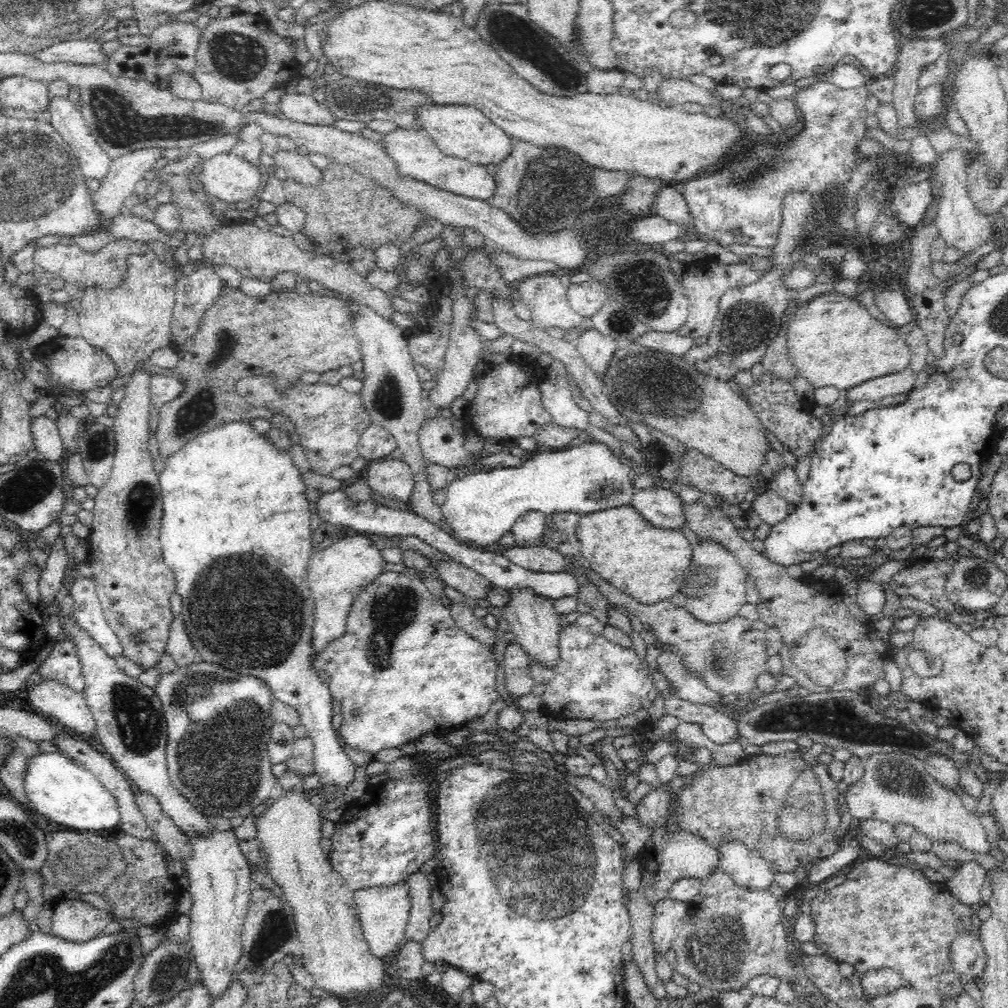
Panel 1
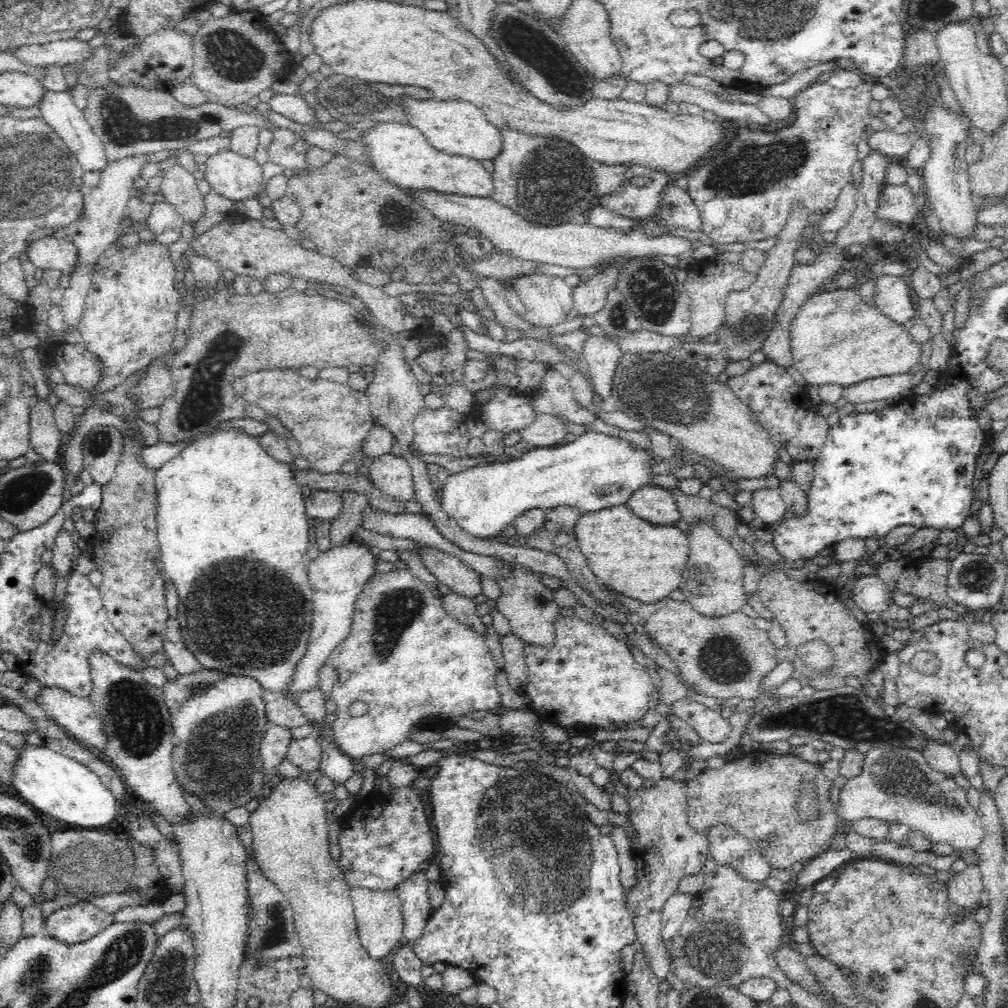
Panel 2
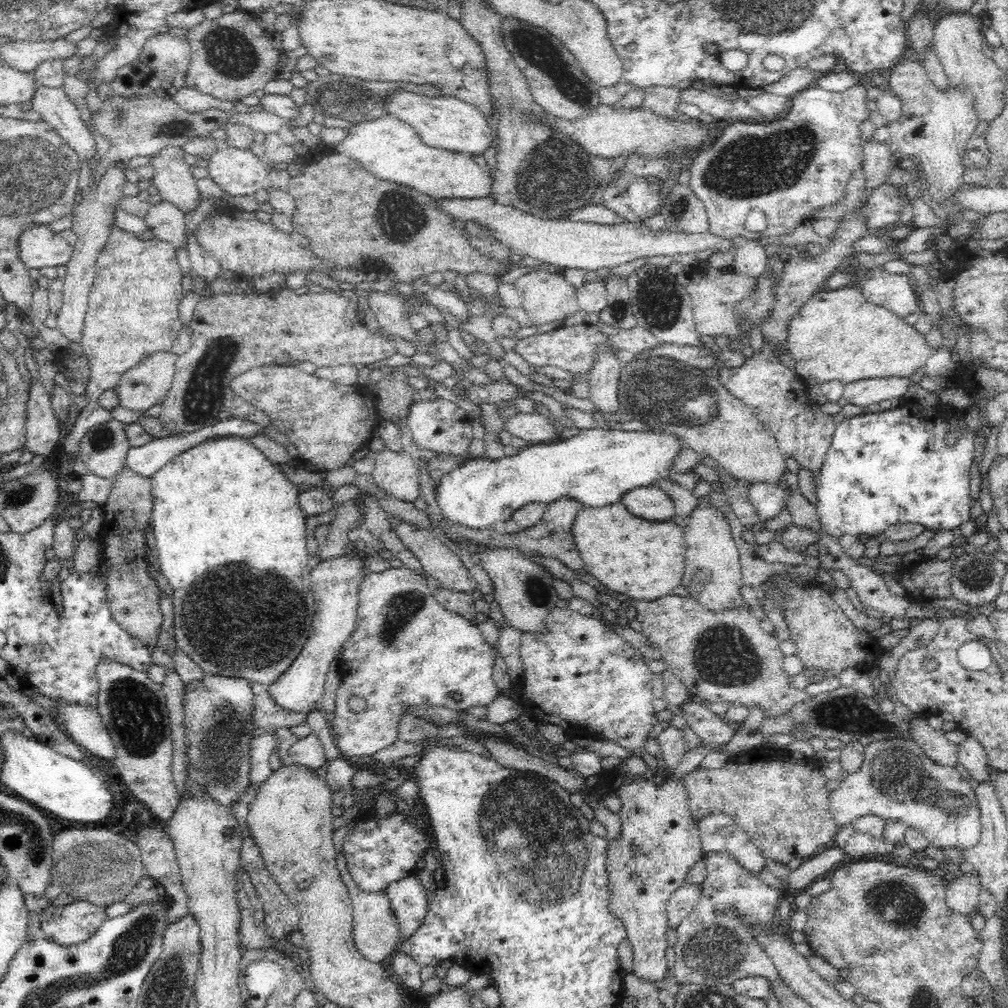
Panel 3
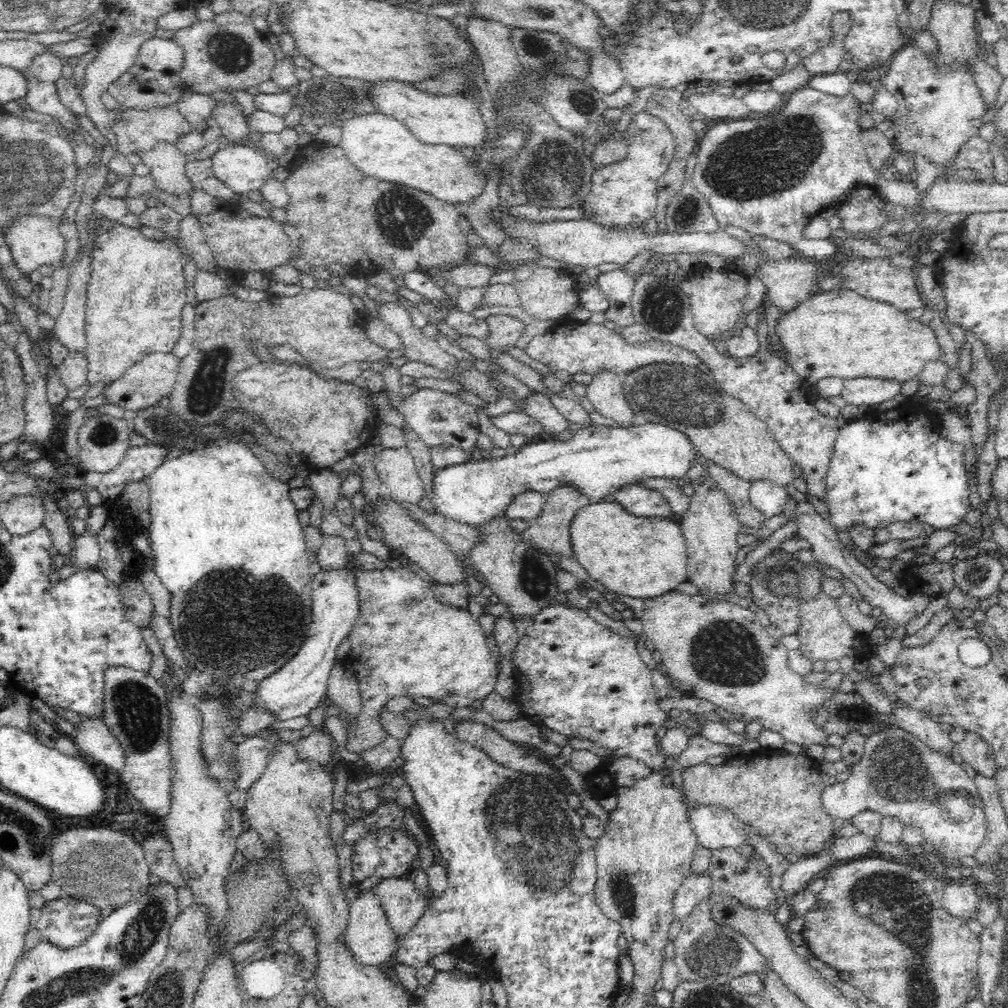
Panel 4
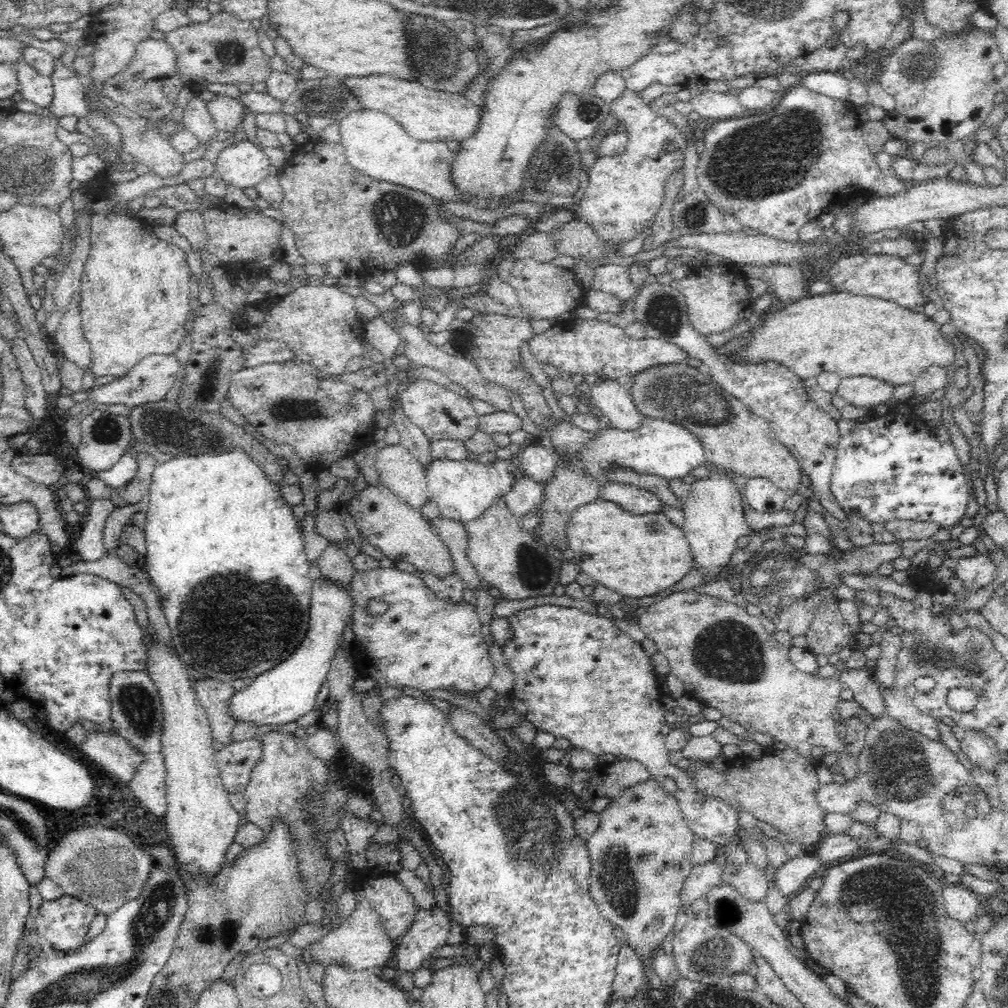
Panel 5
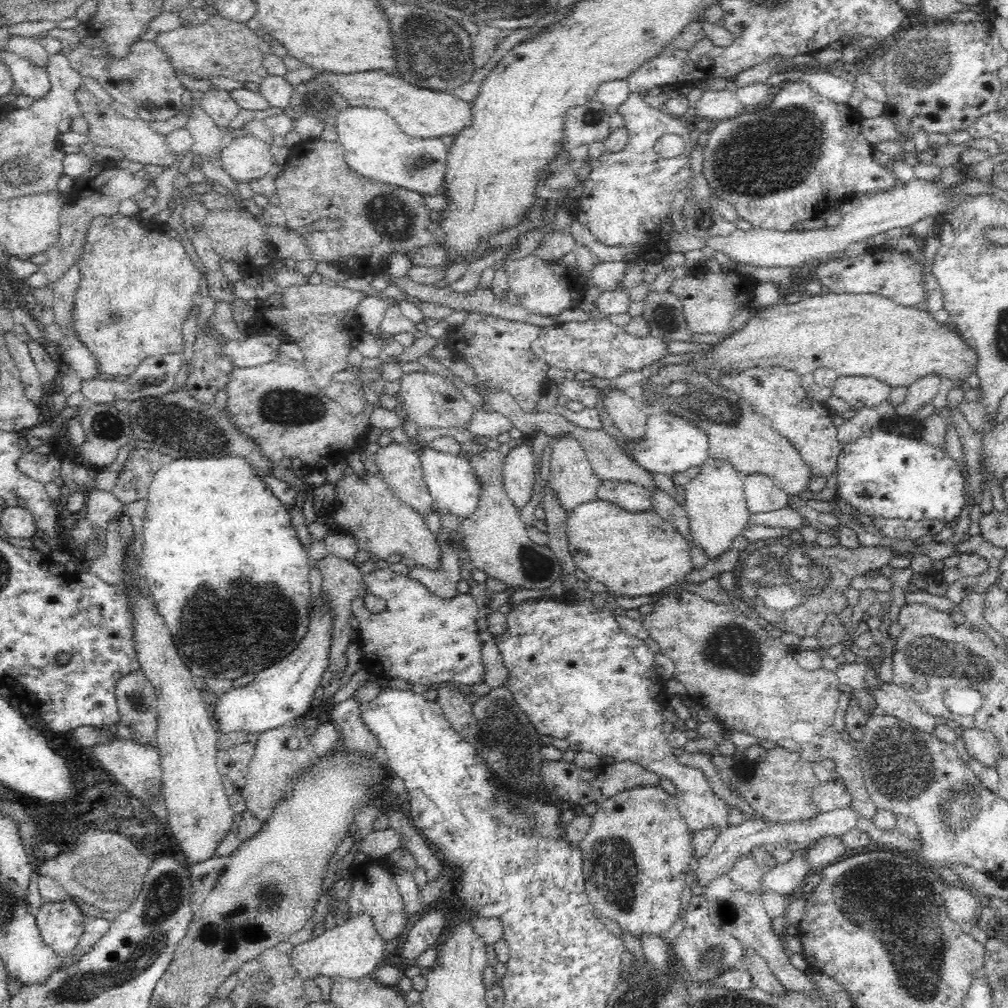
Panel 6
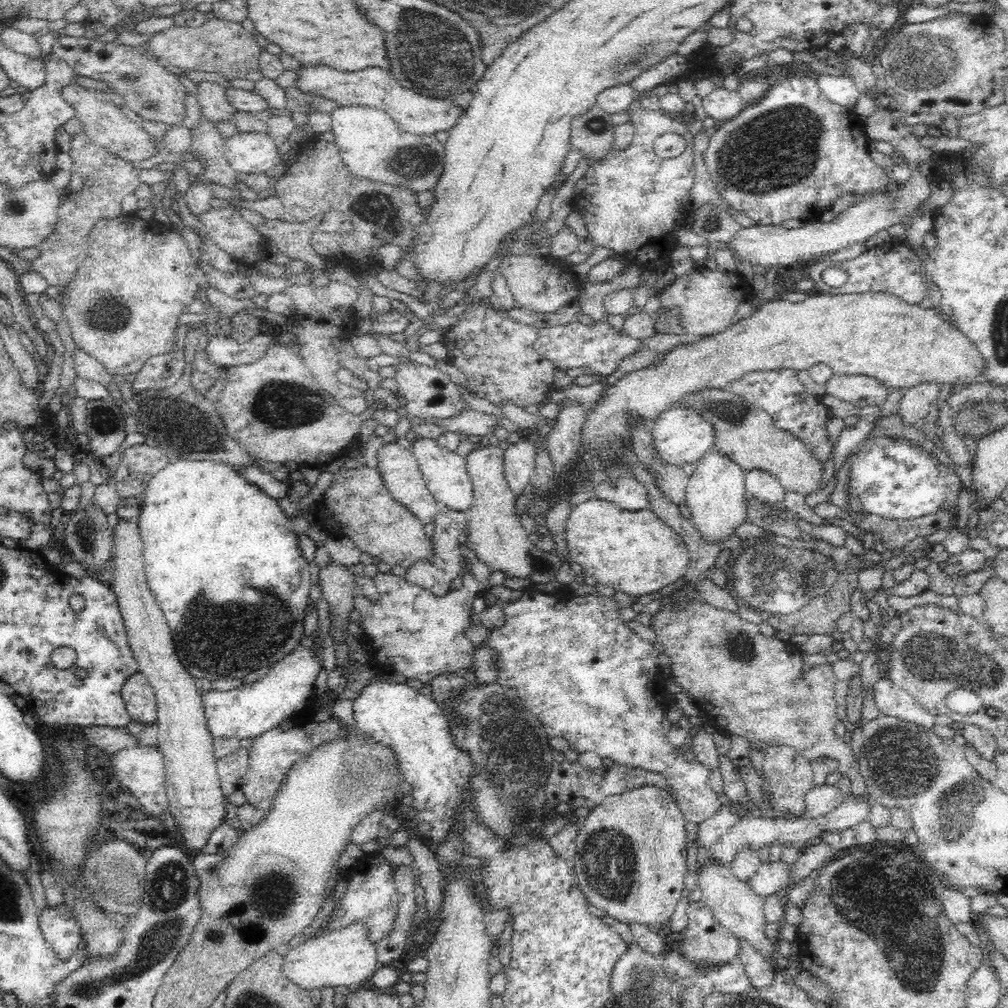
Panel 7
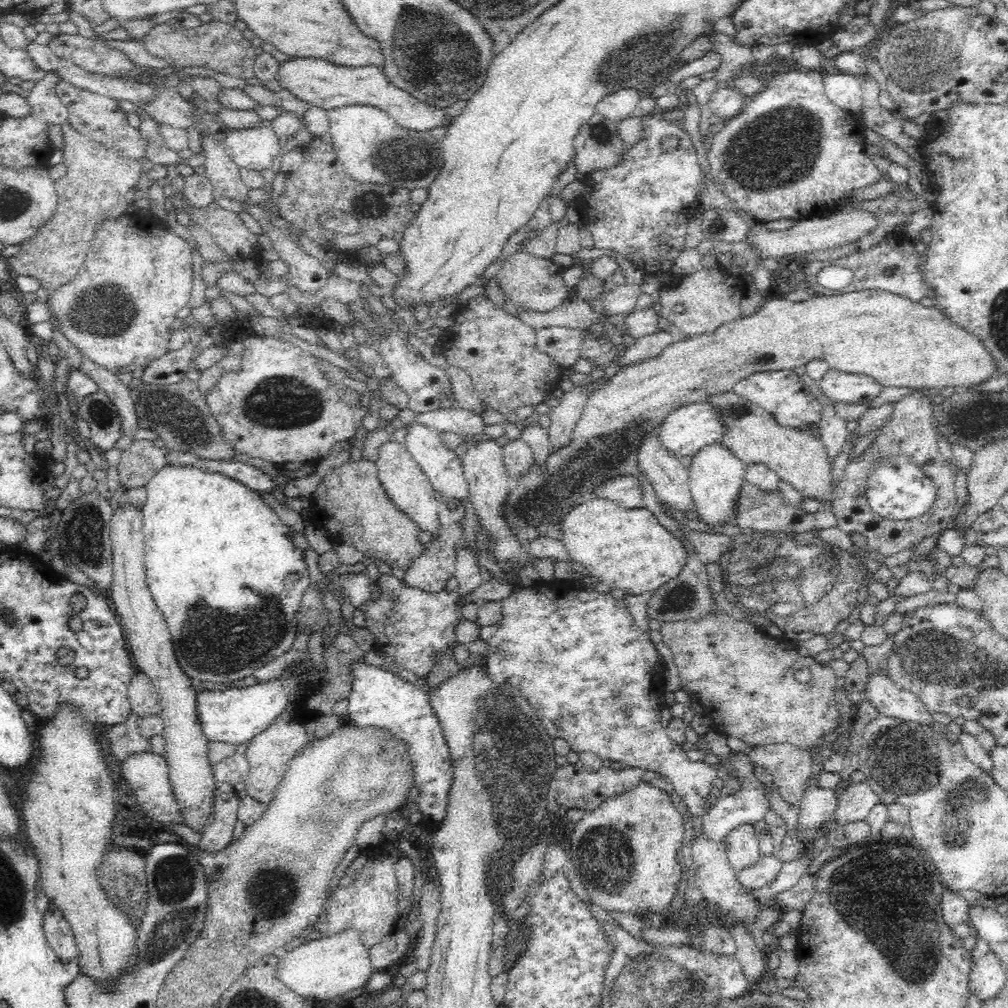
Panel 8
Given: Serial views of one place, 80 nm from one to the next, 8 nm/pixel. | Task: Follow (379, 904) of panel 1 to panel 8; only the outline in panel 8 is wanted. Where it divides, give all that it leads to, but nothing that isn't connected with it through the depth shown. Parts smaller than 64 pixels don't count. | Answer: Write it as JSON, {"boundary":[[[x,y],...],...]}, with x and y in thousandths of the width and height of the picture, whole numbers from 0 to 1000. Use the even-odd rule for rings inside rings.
{"boundary":[[[341,923],[335,927],[321,929],[317,932],[302,932],[302,935],[276,954],[273,969],[300,990],[310,990],[320,995],[323,992],[333,994],[335,988],[345,986],[348,982],[360,979],[370,965],[367,947],[370,942],[363,940],[354,923]]]}

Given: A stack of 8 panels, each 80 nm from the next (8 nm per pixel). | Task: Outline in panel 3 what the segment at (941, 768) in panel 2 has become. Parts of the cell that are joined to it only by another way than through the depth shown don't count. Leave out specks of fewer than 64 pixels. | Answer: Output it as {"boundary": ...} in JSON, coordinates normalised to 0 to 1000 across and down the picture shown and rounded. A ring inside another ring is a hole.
{"boundary":[[[911,708],[903,710],[899,717],[903,719],[903,731],[909,736],[917,747],[934,760],[948,761],[951,758],[950,742],[938,733],[937,726],[929,724],[919,714],[918,710]]]}

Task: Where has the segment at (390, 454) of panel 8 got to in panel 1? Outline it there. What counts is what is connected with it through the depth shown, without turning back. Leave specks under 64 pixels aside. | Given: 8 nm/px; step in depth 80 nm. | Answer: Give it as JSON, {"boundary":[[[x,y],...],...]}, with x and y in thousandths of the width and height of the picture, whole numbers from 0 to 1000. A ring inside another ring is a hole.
{"boundary":[[[381,453],[366,458],[363,476],[370,488],[383,494],[405,498],[410,489],[411,470],[399,455]]]}

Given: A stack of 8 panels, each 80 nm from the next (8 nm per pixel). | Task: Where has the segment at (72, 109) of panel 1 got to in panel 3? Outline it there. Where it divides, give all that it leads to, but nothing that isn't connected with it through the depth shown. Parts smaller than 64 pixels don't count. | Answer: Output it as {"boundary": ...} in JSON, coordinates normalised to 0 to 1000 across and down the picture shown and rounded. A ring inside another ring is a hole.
{"boundary":[[[36,81],[35,90],[31,97],[32,107],[39,111],[42,119],[57,128],[58,133],[73,148],[78,159],[89,163],[89,158],[95,153],[95,140],[93,134],[85,126],[83,120],[79,116],[79,109],[75,103],[69,99],[63,87],[48,86]]]}

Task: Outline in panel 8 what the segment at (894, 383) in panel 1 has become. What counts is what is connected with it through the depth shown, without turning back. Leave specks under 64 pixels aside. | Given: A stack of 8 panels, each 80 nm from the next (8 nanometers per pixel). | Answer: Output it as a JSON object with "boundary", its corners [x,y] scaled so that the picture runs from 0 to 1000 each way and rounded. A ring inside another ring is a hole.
{"boundary":[[[825,365],[819,368],[811,381],[825,399],[841,401],[861,402],[876,387],[876,383],[864,373],[843,371]]]}

